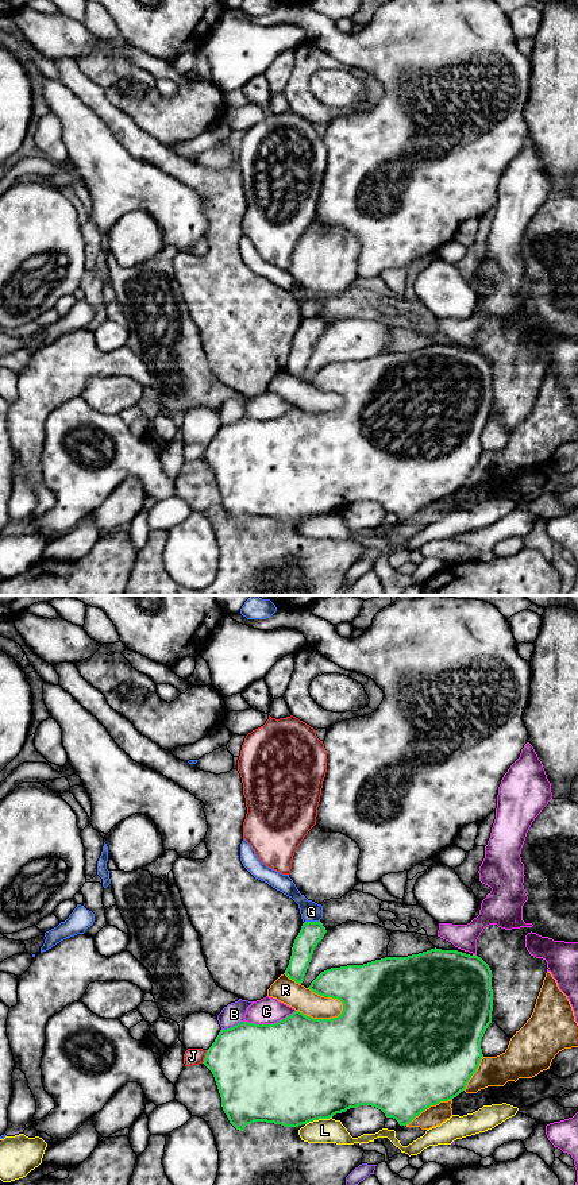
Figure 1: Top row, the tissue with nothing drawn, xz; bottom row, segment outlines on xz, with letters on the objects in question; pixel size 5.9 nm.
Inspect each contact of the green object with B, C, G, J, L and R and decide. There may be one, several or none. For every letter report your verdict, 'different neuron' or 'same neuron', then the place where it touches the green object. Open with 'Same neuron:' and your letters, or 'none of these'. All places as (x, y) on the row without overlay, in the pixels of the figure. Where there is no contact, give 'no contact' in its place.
Same neuron: none of these
B: different neuron; contact xz (234, 421)
C: different neuron; contact xz (269, 420)
G: different neuron; contact xz (311, 317)
J: different neuron; contact xz (205, 452)
L: different neuron; contact xz (318, 514)
R: different neuron; contact xz (323, 415)

